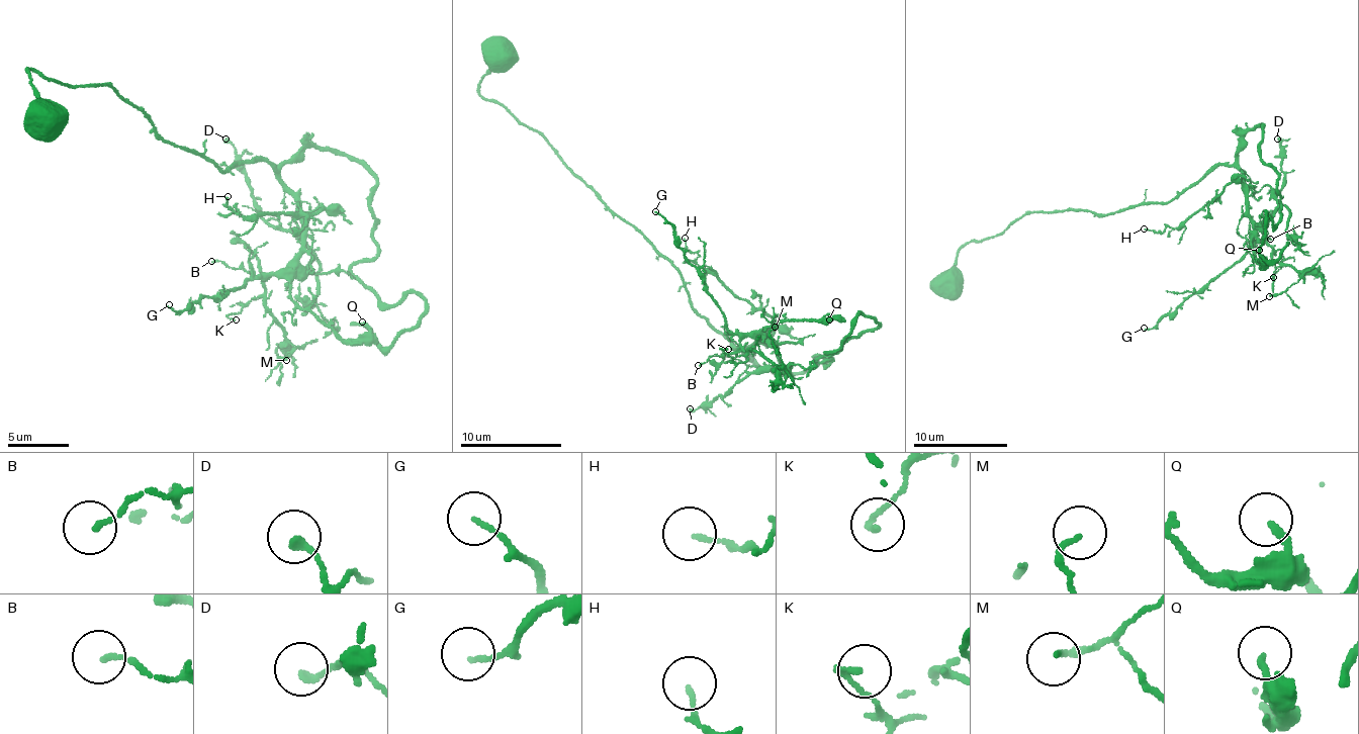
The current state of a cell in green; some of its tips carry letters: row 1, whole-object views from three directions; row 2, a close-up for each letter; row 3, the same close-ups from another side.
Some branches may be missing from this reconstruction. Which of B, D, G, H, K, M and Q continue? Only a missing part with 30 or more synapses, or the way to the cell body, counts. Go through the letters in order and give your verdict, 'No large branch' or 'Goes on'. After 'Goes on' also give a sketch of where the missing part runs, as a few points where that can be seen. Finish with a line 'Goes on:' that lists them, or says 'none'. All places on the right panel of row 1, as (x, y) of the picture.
B: No large branch
D: No large branch
G: No large branch
H: No large branch
K: No large branch
M: No large branch
Q: No large branch
Goes on: none

